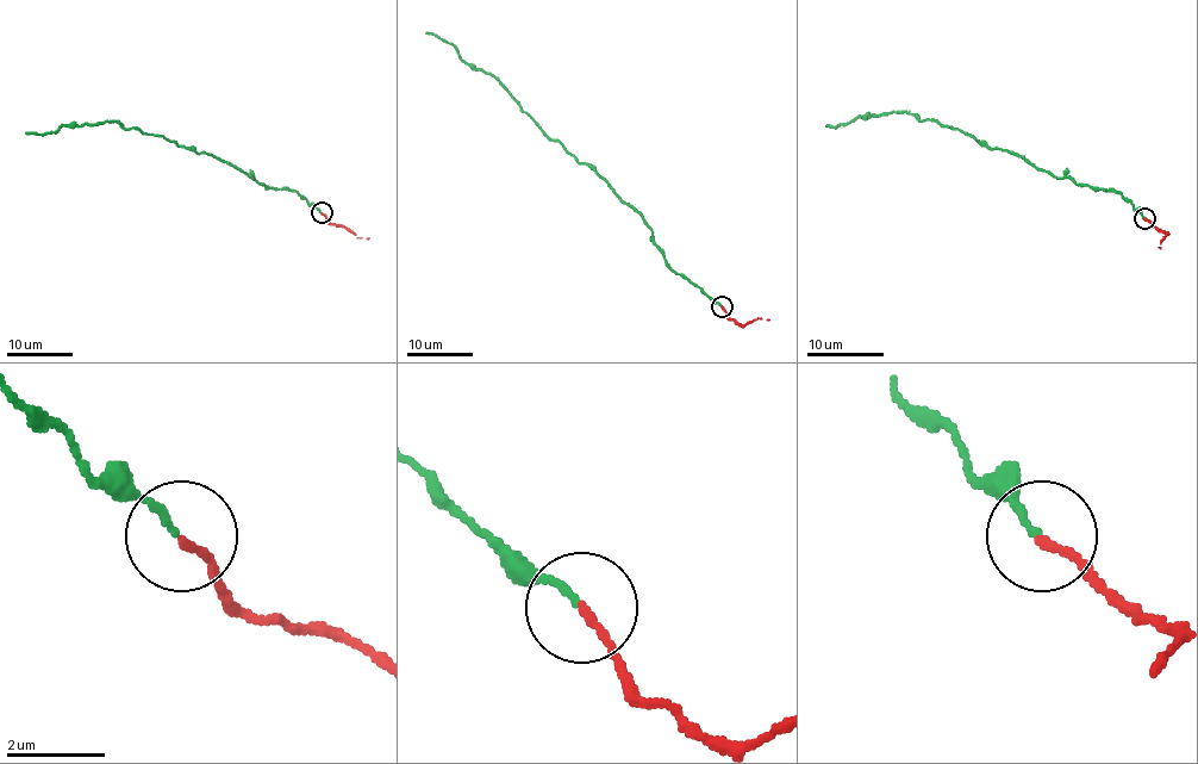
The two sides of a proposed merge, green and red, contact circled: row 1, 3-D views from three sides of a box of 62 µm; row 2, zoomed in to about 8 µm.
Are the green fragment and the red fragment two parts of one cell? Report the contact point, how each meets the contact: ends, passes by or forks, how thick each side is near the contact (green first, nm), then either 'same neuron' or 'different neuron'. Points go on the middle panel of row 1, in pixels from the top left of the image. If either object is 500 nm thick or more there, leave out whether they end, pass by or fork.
place (722, 306); green ends; red ends; calibres 140 and 180 nm; same neuron

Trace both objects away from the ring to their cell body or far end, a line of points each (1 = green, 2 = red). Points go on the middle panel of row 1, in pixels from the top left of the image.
1: (721, 305), (668, 266), (644, 218), (594, 169), (550, 140), (491, 75), (472, 68), (453, 45), (426, 31)
2: (722, 305), (738, 324), (759, 317), (768, 320)

